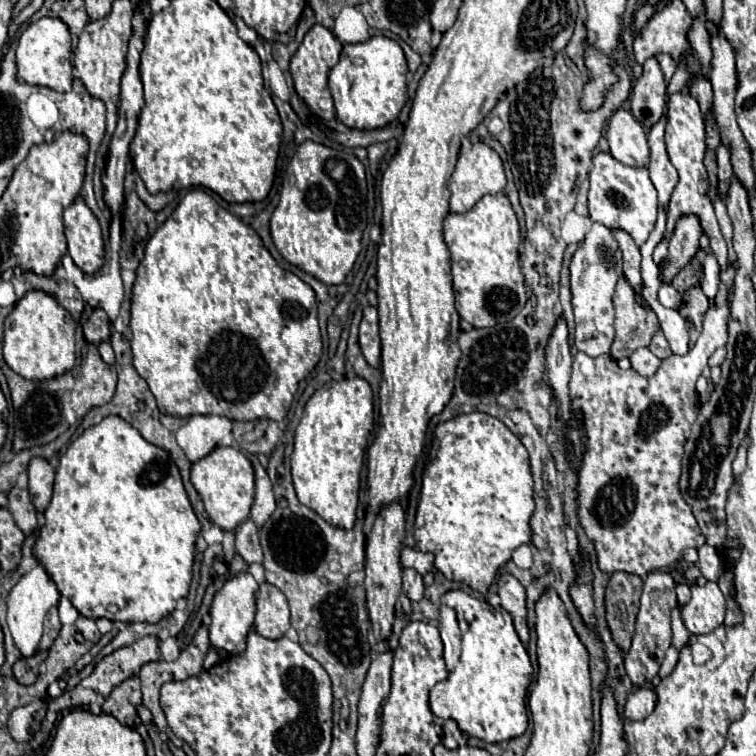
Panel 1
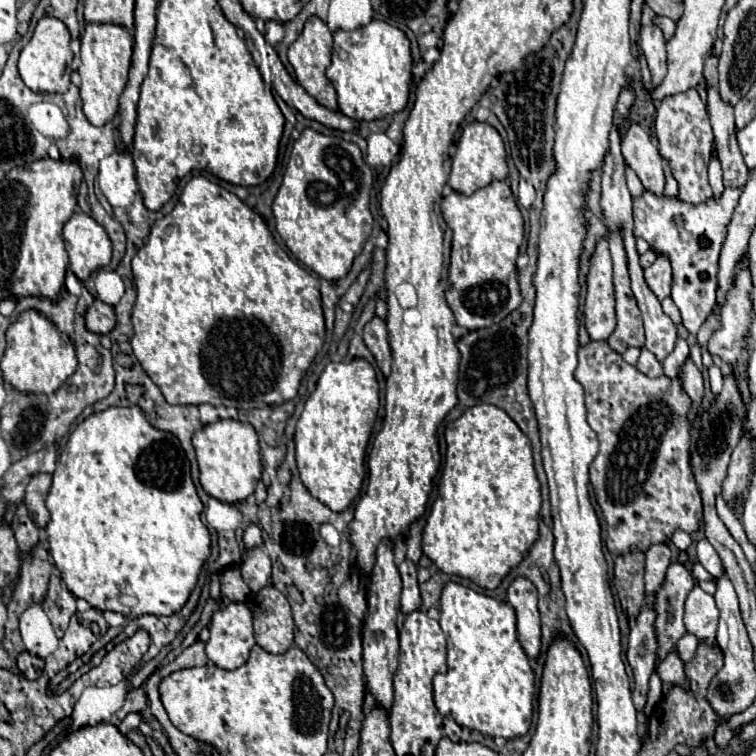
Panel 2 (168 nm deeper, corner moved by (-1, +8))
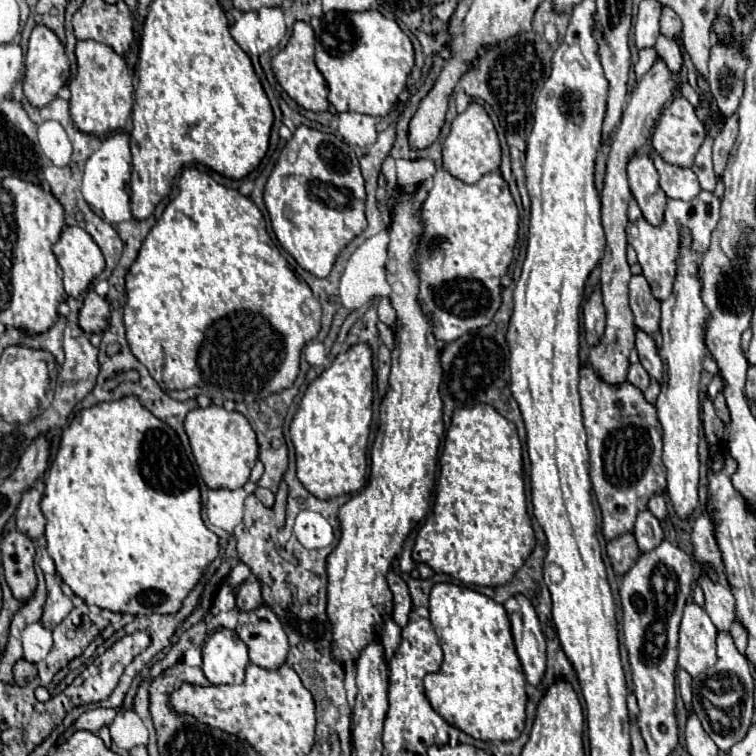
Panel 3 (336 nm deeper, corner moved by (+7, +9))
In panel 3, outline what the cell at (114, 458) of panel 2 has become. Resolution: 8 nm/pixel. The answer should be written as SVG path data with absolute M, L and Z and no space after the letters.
M126 395L118 401L106 401L98 403L94 407L82 409L74 415L72 423L64 429L60 449L56 453L56 459L52 467L48 469L46 477L46 489L42 495L42 513L46 517L46 541L48 541L48 555L56 563L56 571L62 577L62 581L74 591L74 595L82 597L86 605L96 605L100 609L118 611L118 613L130 613L130 615L152 615L152 613L176 613L182 607L182 601L186 595L196 587L202 573L208 569L208 565L218 557L220 541L218 535L212 533L202 519L202 503L200 503L200 487L196 483L196 475L192 469L192 463L188 459L188 475L186 475L186 451L180 443L180 437L172 427L168 427L164 421L156 419L136 395Z

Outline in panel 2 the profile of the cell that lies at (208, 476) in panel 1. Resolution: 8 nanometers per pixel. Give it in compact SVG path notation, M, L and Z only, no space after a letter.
M218 420L214 424L202 426L194 434L192 442L198 458L200 484L210 496L226 504L240 504L254 494L254 488L262 478L262 468L258 436L250 424L238 420Z

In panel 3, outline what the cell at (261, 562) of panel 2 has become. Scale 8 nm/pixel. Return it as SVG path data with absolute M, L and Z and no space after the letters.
M248 579L246 583L242 583L240 589L236 591L236 609L240 613L252 613L260 603L262 603L260 583L254 579Z

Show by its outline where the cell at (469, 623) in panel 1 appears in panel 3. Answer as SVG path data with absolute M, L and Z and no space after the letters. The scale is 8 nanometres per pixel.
M436 583L429 597L429 620L440 639L444 661L438 673L424 677L426 697L432 709L450 725L480 741L514 741L524 729L526 677L514 649L510 619L506 609L494 599L452 583Z

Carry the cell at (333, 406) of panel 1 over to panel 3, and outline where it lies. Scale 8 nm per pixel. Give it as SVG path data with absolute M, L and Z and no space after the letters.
M356 343L346 353L340 353L334 363L308 385L300 409L290 423L290 437L296 449L296 471L302 485L318 499L332 499L338 495L354 493L366 479L366 445L372 421L372 397L374 397L374 359L368 343Z

